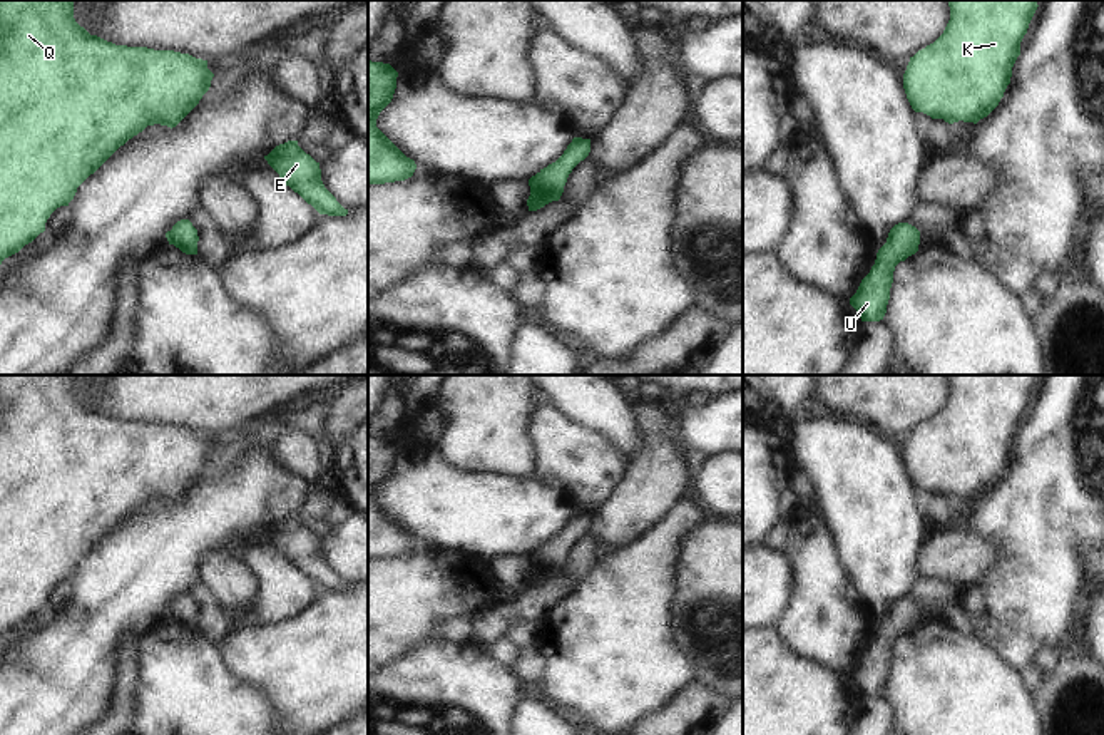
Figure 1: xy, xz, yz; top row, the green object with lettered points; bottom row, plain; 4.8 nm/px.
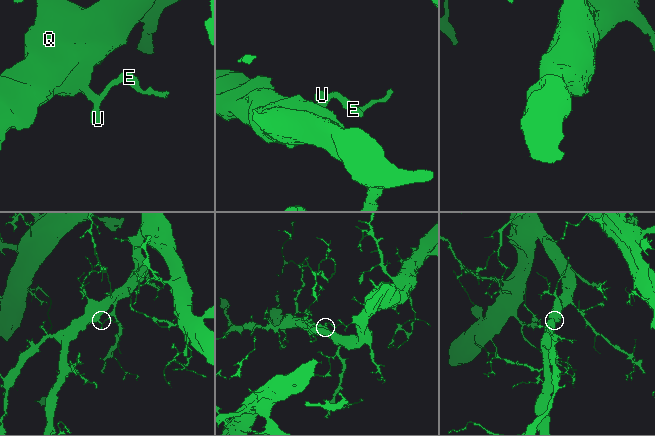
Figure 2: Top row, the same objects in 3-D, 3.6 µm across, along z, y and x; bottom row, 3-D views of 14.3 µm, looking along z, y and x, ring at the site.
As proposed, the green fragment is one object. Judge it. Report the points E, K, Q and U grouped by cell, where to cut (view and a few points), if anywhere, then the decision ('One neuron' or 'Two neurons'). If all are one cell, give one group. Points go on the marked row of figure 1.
Groups: E K Q U. No split. One neuron

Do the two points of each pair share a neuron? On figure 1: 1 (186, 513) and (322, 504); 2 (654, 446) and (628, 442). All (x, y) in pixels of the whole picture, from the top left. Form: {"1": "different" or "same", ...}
{"1": "different", "2": "different"}

